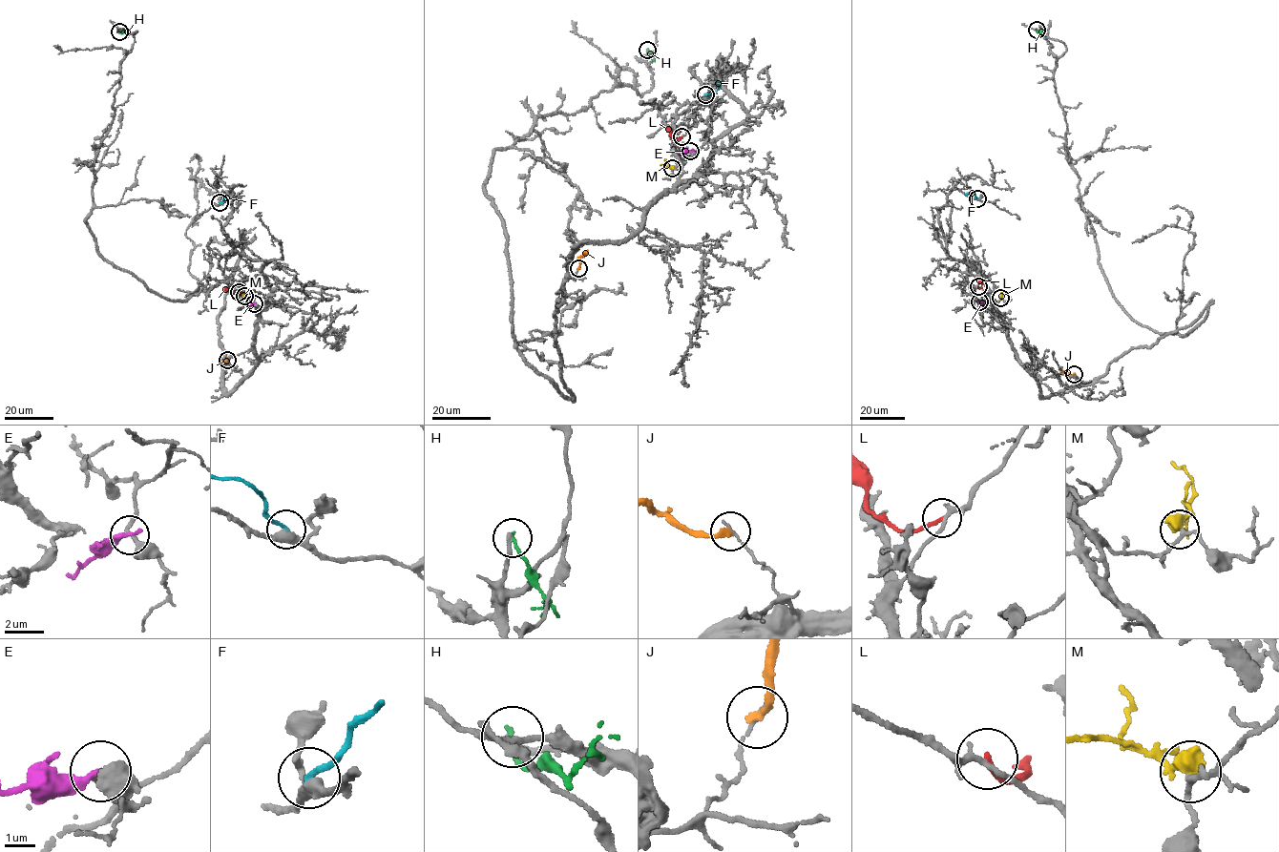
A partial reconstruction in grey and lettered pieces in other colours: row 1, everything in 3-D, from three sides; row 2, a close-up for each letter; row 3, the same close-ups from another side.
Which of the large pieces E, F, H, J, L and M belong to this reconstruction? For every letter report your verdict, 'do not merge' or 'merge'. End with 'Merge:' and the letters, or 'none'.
E: do not merge
F: do not merge
H: do not merge
J: do not merge
L: do not merge
M: do not merge
Merge: none

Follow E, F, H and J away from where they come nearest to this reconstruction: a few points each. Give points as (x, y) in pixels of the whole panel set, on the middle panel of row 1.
E: (691, 150), (678, 152)
F: (705, 94), (714, 92), (719, 84)
H: (647, 50), (652, 61)
J: (578, 268), (587, 250)

